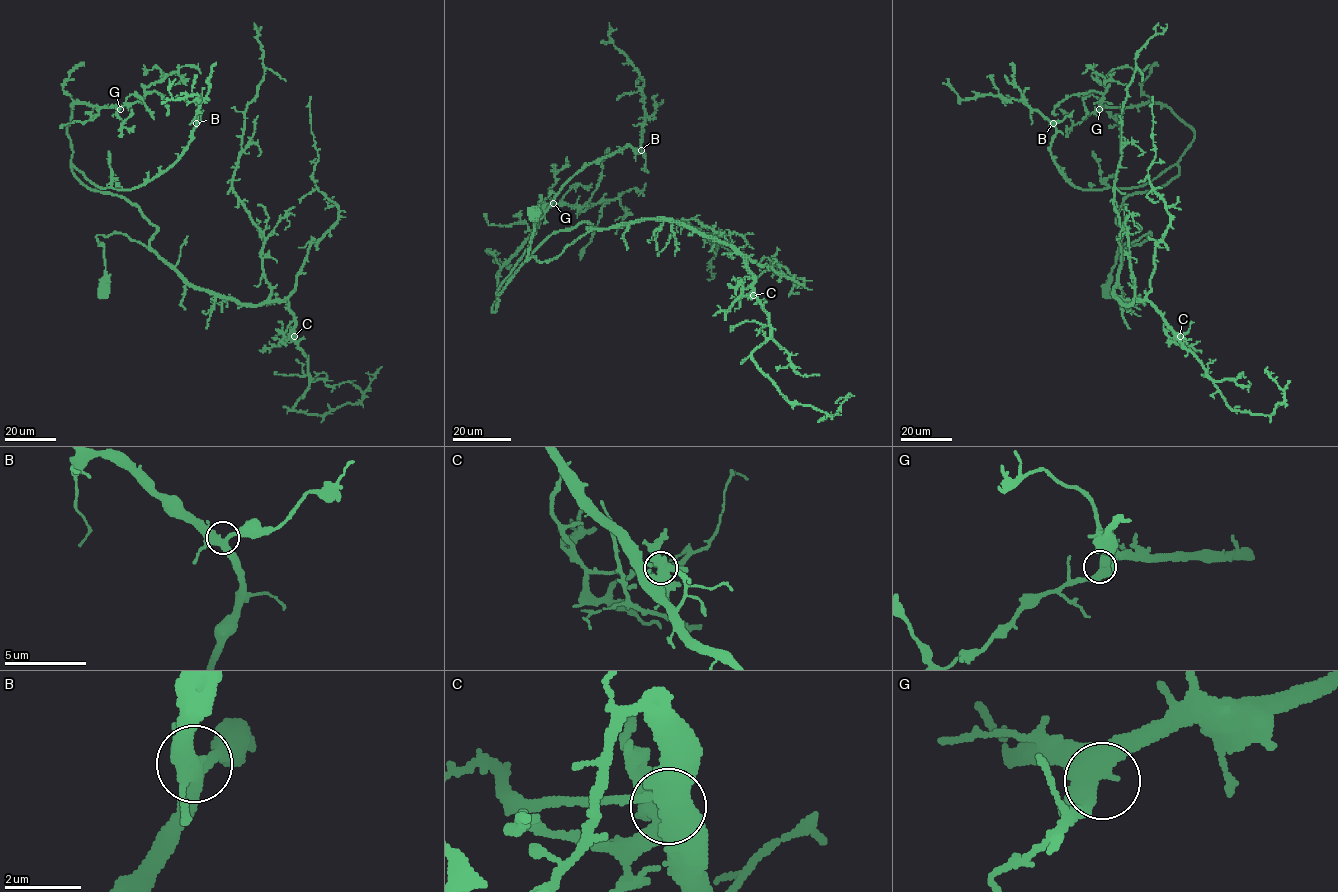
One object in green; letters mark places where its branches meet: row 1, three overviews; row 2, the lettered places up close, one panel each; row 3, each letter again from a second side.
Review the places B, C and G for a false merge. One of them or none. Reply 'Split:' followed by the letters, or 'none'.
Split: C

